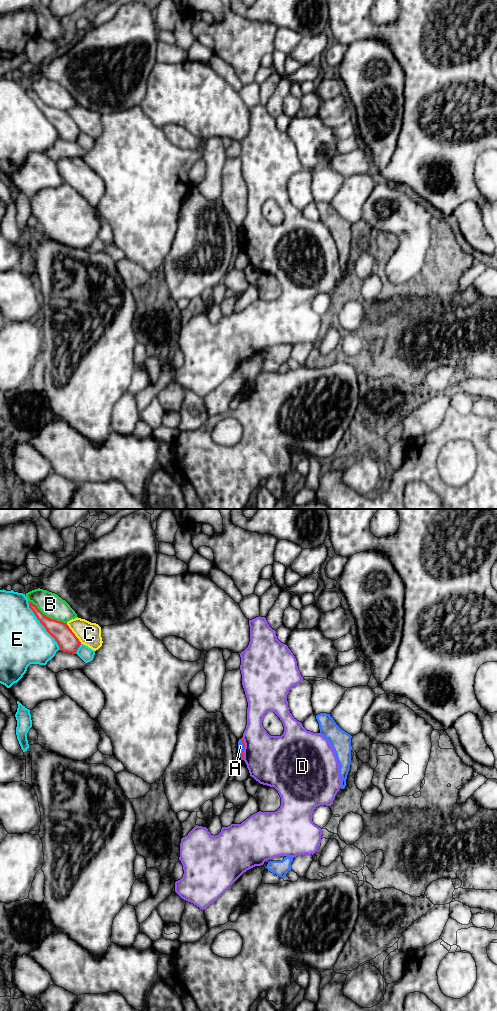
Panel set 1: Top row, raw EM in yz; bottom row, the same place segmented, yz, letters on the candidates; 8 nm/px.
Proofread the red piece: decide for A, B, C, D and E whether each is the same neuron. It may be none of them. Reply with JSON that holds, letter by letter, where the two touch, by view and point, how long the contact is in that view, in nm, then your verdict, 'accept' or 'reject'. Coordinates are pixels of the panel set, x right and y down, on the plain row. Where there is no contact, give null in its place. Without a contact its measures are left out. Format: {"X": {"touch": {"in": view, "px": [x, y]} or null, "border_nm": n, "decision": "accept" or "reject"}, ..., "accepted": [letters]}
{"A": {"touch": {"in": "yz", "px": [243, 236]}, "border_nm": 140, "decision": "reject"}, "B": {"touch": {"in": "yz", "px": [46, 104]}, "border_nm": 360, "decision": "reject"}, "C": {"touch": {"in": "yz", "px": [73, 121]}, "border_nm": 200, "decision": "reject"}, "D": {"touch": {"in": "yz", "px": [244, 235]}, "border_nm": 180, "decision": "reject"}, "E": {"touch": {"in": "yz", "px": [42, 112]}, "border_nm": 480, "decision": "reject"}, "accepted": []}

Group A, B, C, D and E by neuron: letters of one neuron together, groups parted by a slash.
A / B / C / D / E

